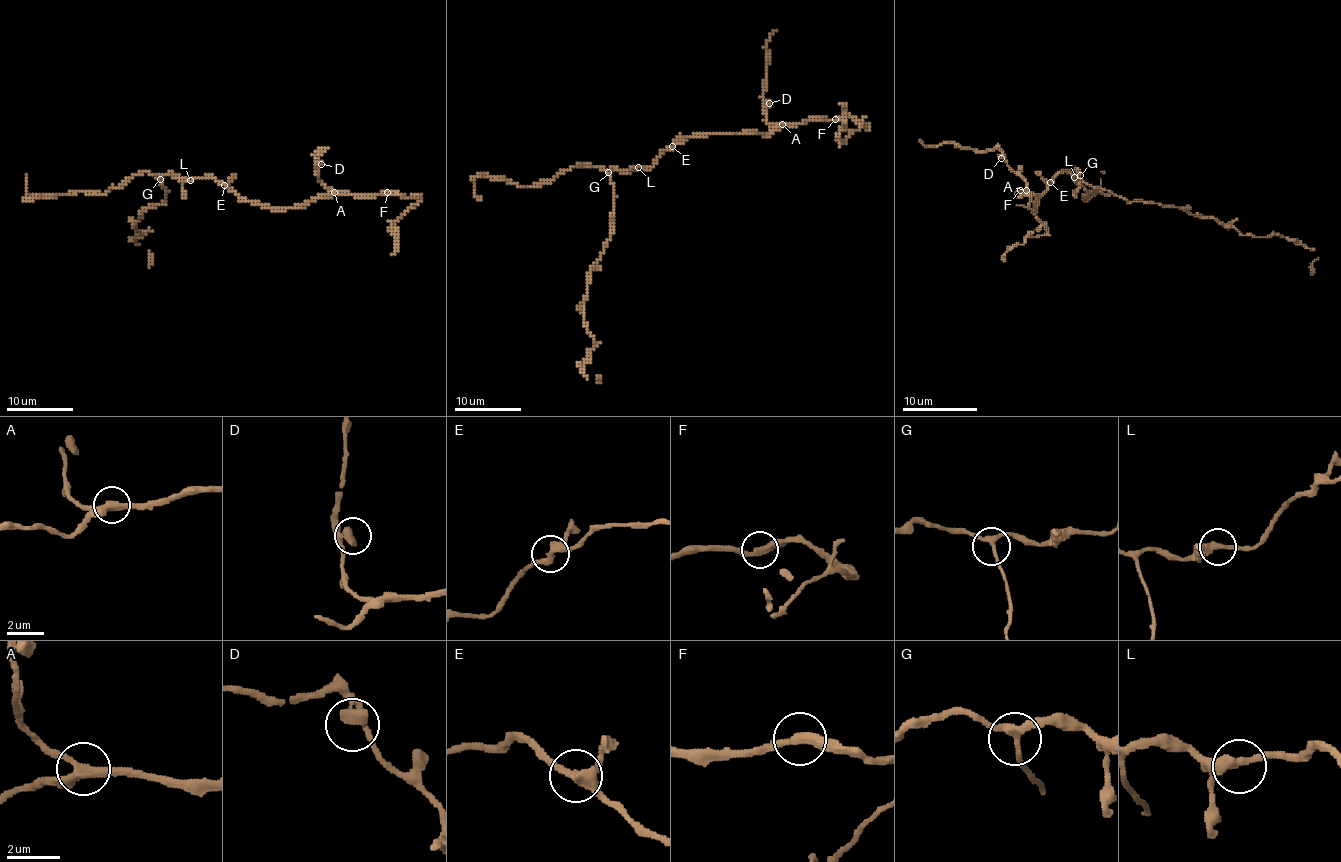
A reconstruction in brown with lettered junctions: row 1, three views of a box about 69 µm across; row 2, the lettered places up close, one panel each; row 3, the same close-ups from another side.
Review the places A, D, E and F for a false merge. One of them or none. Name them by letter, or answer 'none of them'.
none of them

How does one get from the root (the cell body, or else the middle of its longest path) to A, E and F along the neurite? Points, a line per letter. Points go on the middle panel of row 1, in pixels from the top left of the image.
A: (659, 156), (691, 136), (771, 134), (782, 124)
E: (659, 156), (673, 146)
F: (659, 156), (691, 136), (771, 134), (782, 126), (797, 126), (814, 119), (835, 119)

